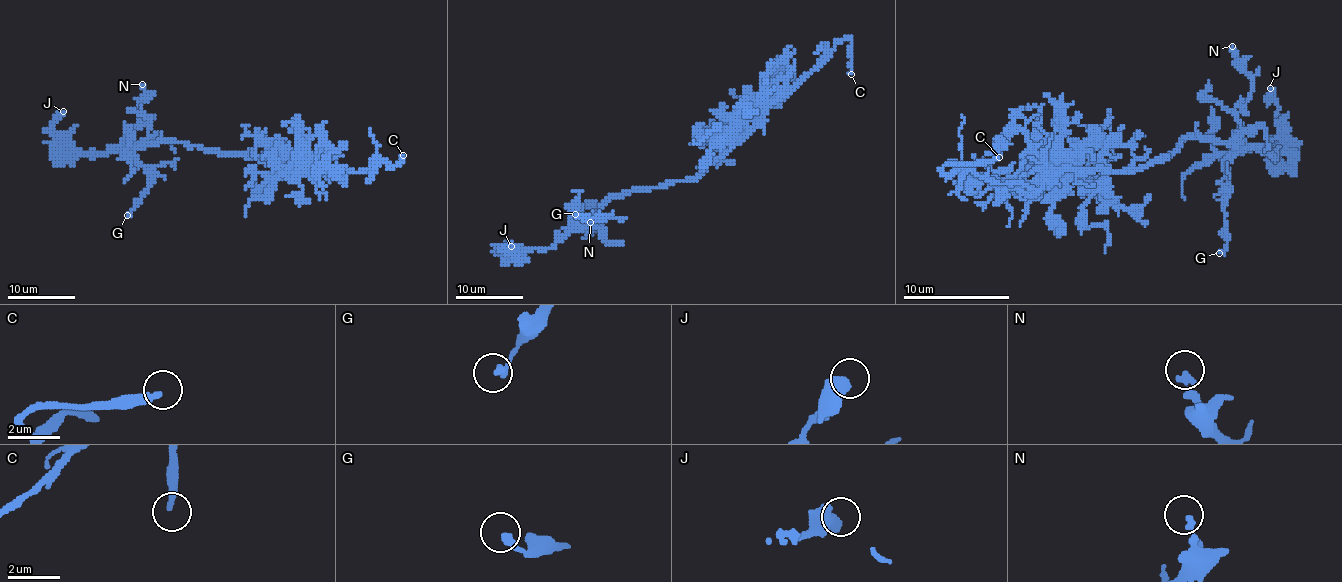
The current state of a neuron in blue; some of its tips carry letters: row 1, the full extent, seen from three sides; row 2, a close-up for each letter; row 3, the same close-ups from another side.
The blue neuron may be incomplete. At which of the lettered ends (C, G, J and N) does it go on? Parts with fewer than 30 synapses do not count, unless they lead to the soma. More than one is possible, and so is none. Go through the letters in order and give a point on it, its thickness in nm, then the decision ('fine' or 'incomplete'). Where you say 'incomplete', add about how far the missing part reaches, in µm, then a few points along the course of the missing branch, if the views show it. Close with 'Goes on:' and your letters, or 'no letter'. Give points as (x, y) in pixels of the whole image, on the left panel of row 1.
C: at (403, 155); 280 nm thick; incomplete; about 25 µm are missing; missing branch runs (403, 155), (393, 158), (384, 168), (382, 183), (394, 173), (424, 177), (433, 182), (428, 183)
G: at (127, 215); 260 nm thick; fine
J: at (63, 111); 600 nm thick; fine
N: at (142, 84); 240 nm thick; fine
Goes on: C

